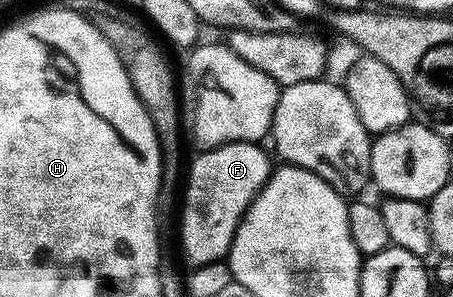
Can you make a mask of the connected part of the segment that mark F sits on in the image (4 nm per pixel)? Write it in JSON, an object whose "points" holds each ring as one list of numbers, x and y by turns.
{"points":[[228,142,226,146,220,146,214,150,207,150,196,155,193,167,188,167,189,183,184,183,185,207,181,210,181,246,185,249,185,258,190,267,211,264,222,261,228,255,233,234,237,231,237,225,241,222,245,210,253,203,265,181,271,173,269,158,261,151,262,147,256,142]]}

